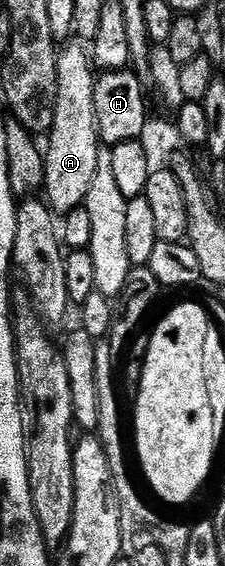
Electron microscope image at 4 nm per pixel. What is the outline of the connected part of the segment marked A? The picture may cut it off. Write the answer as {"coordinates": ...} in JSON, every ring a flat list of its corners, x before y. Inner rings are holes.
{"coordinates":[[80,44,62,48,57,55,57,98,53,109,53,125,49,128,47,140,49,146,44,147,44,200,54,214,66,215,72,209,84,206,85,196,91,187,91,179,95,179,95,167,99,167,99,151,102,146,97,136,97,120,95,119,95,66,90,54,80,49]]}

